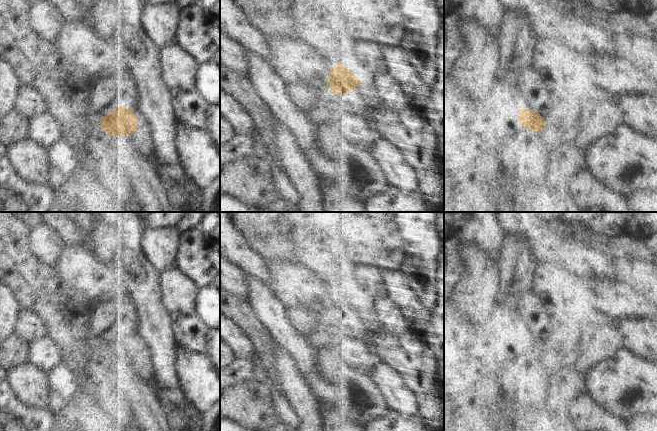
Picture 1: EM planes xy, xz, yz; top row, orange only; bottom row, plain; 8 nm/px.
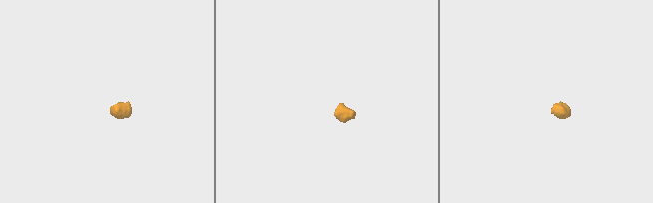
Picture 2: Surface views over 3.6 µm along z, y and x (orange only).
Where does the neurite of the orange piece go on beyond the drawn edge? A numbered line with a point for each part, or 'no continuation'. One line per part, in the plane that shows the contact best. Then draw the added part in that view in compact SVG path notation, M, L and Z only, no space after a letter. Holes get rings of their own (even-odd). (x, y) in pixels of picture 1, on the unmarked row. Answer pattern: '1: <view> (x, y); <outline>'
1: xz (364, 321); M361 308L352 313L352 317L349 321L355 322L358 329L369 334L383 328L383 325L379 320L372 318L367 311Z
2: yz (502, 331); M501 308L498 310L498 316L488 325L485 340L491 345L498 345L503 349L511 349L513 340L518 335L516 312Z

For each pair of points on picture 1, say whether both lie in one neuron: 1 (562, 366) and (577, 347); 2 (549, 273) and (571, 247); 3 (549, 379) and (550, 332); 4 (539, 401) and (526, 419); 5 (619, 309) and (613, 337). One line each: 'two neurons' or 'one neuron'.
1: two neurons
2: two neurons
3: two neurons
4: two neurons
5: two neurons

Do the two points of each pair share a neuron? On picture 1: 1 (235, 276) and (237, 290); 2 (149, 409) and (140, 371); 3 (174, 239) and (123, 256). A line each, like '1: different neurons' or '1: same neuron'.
1: same neuron
2: same neuron
3: different neurons

